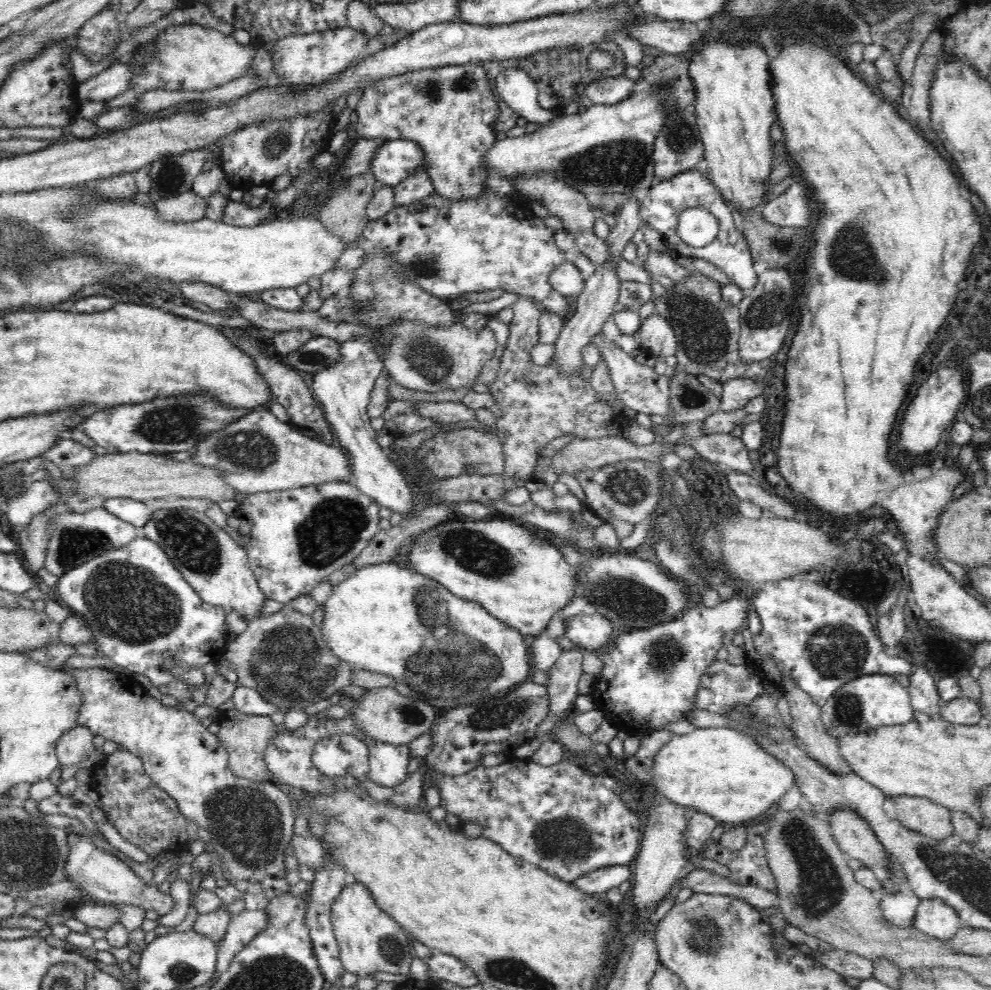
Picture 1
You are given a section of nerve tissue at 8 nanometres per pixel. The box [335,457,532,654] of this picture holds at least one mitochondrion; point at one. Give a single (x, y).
(473, 552)

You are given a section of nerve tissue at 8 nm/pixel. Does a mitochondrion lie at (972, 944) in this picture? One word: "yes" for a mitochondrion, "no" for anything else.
no

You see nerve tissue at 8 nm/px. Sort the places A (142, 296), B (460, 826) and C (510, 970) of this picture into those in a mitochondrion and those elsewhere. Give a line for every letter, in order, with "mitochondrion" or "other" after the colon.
A: other
B: other
C: mitochondrion

